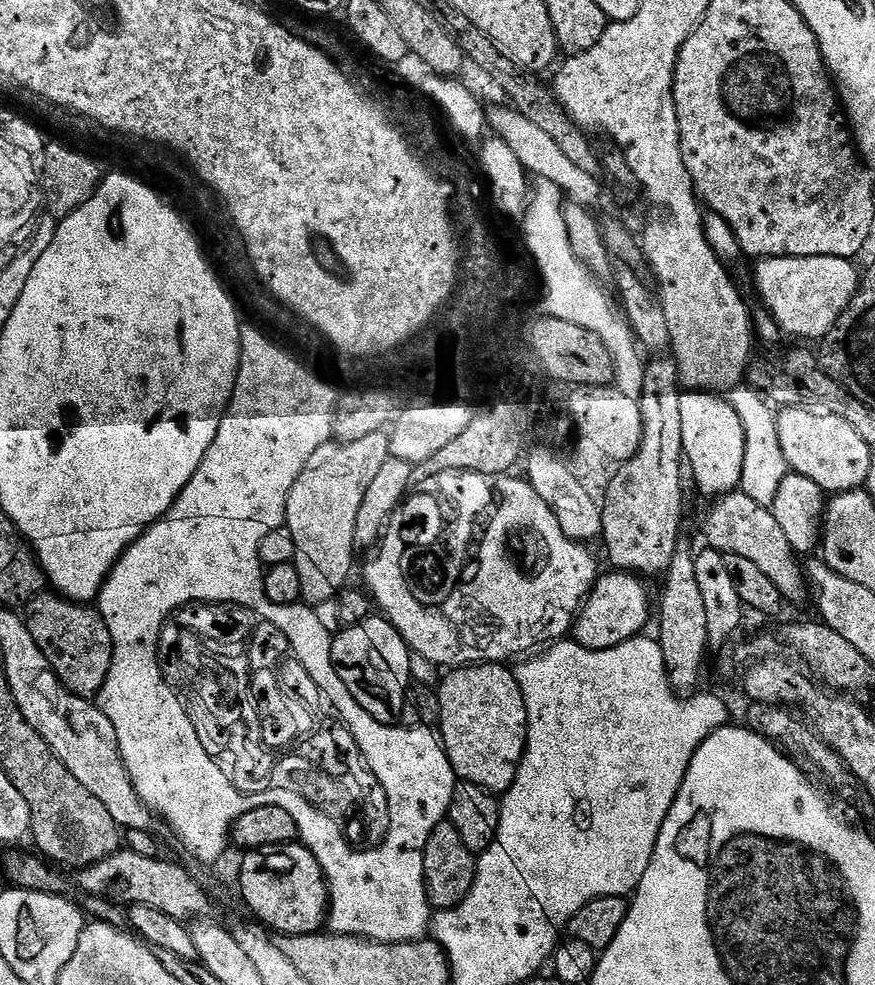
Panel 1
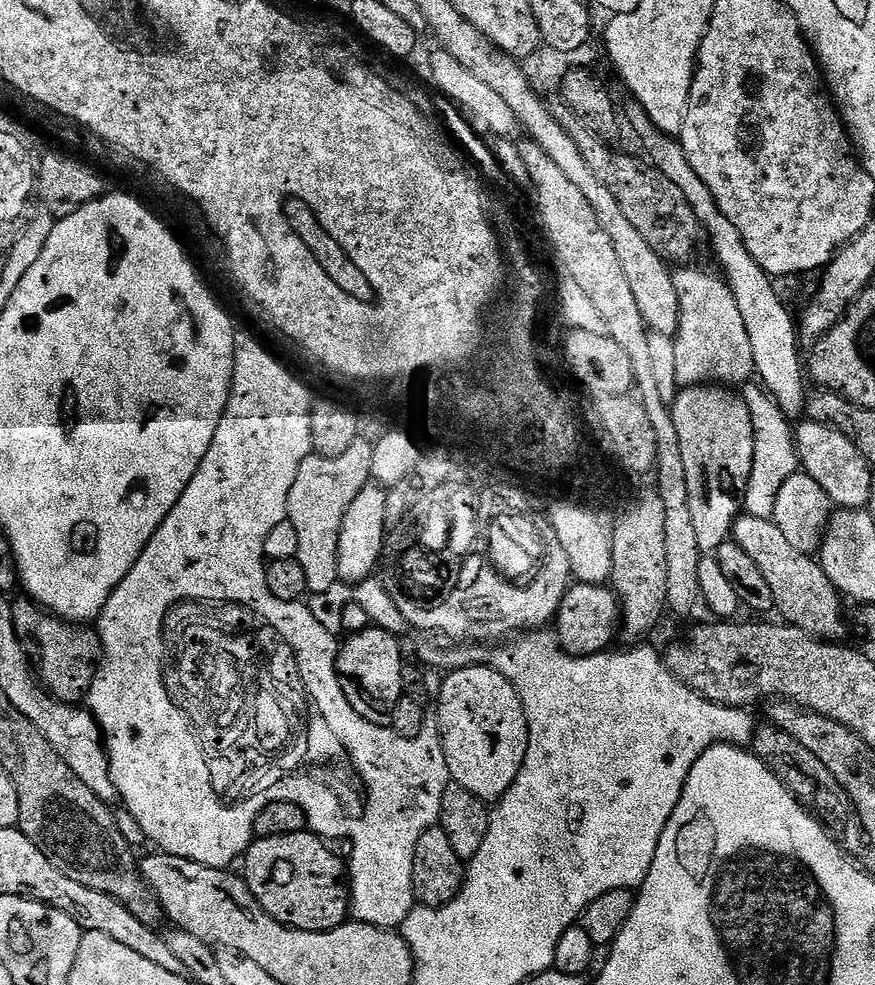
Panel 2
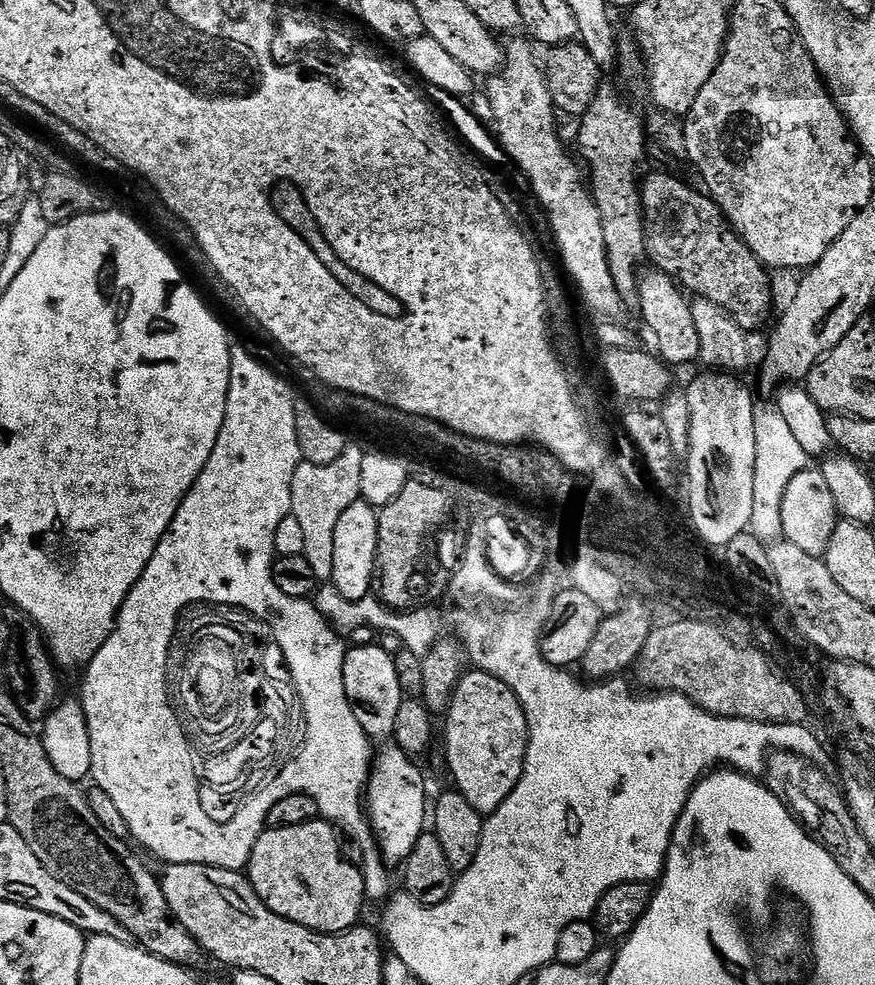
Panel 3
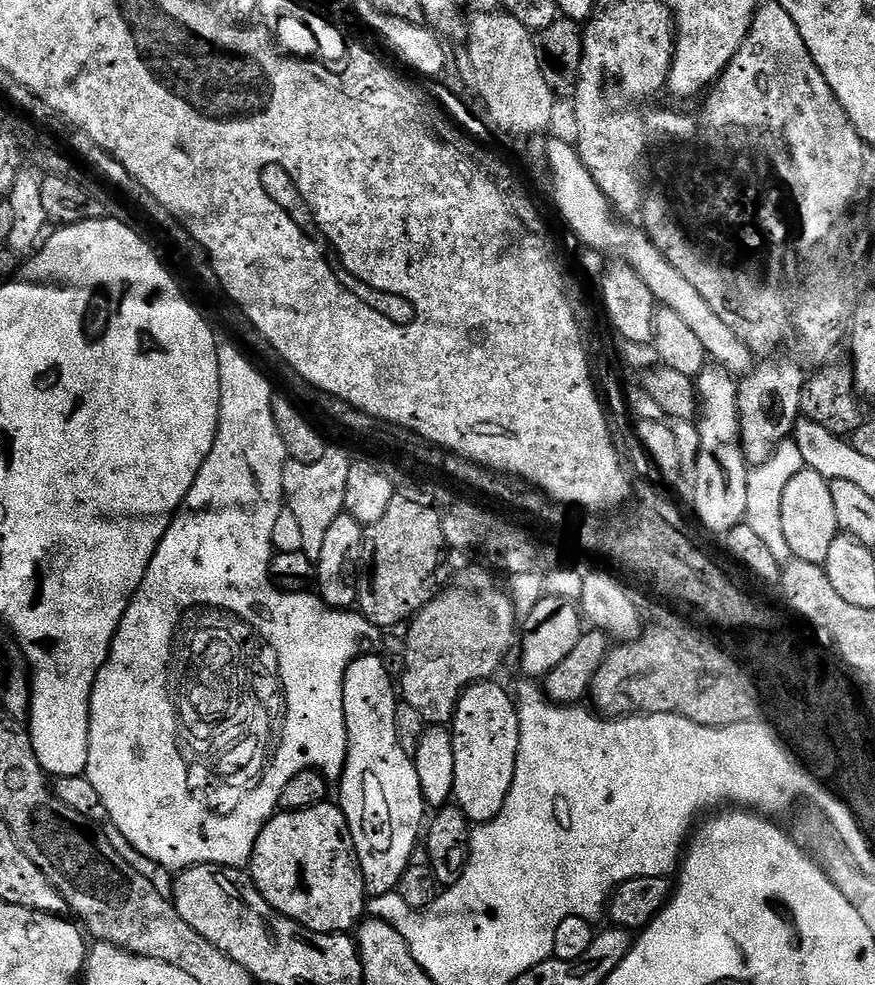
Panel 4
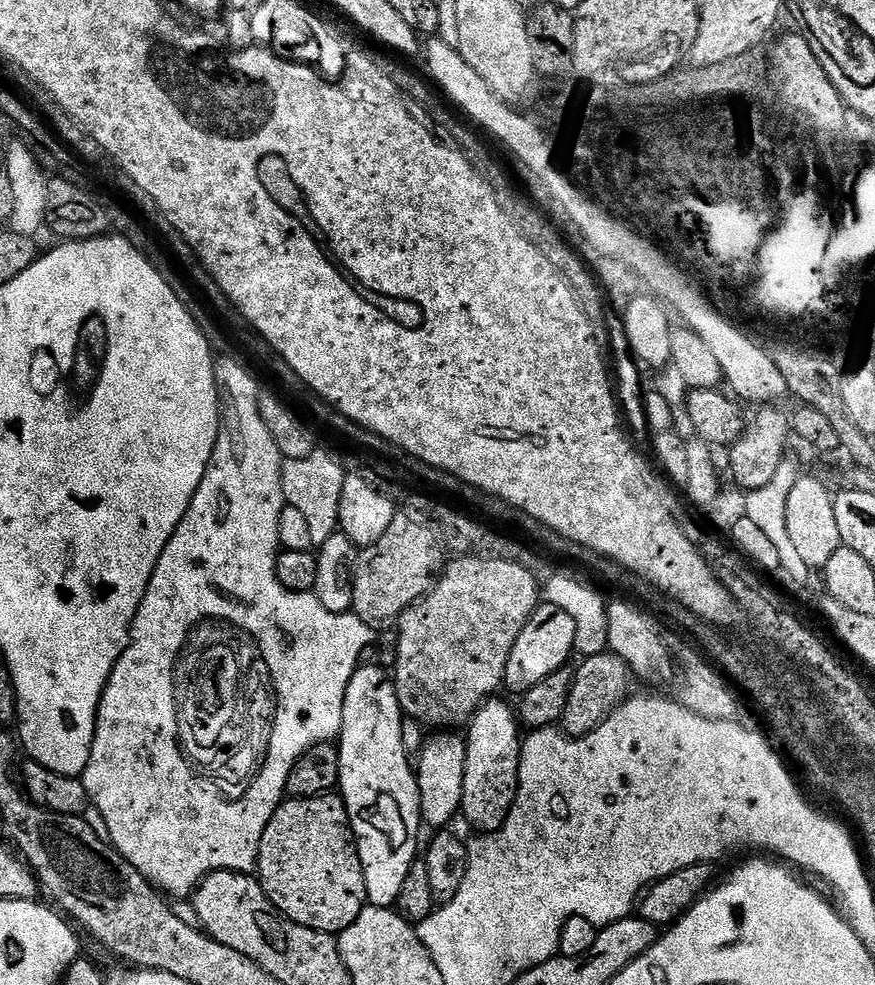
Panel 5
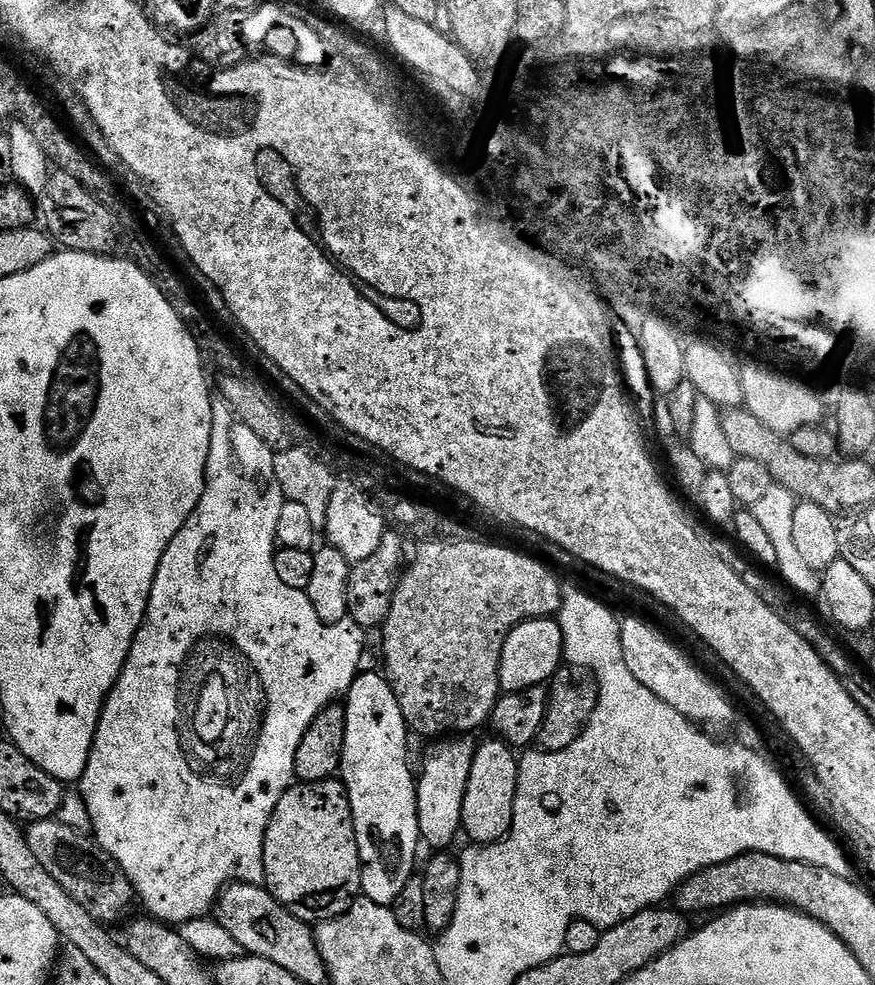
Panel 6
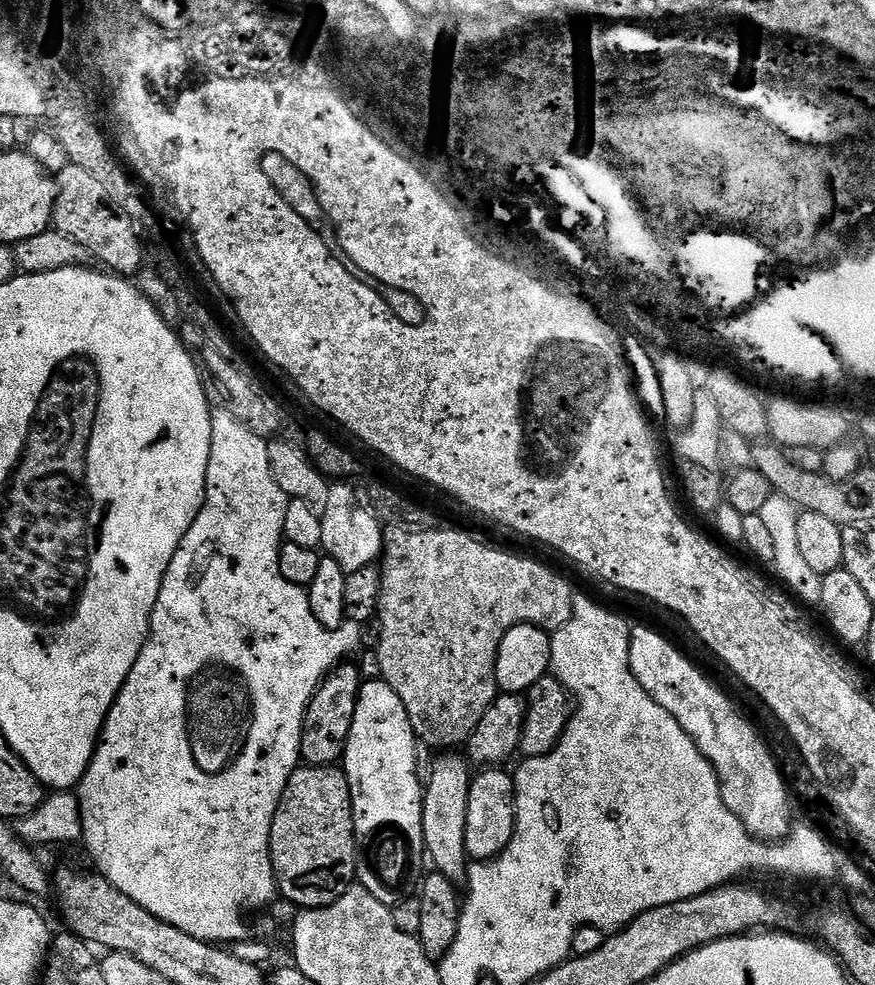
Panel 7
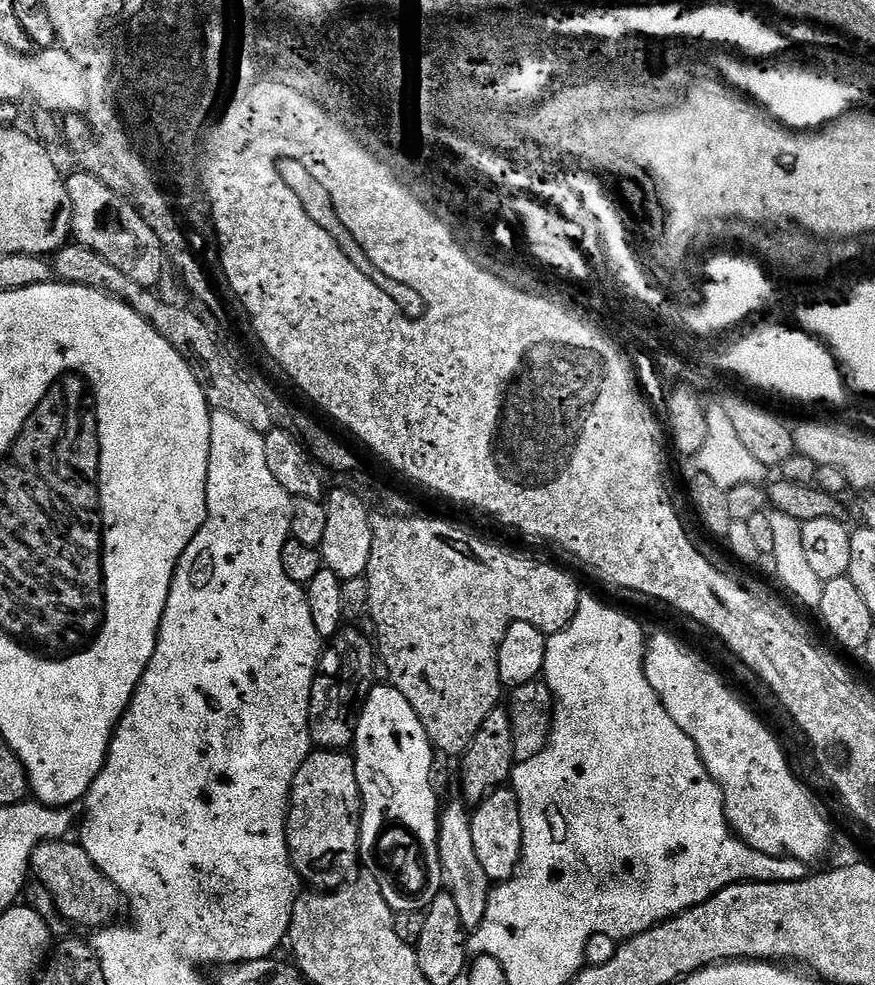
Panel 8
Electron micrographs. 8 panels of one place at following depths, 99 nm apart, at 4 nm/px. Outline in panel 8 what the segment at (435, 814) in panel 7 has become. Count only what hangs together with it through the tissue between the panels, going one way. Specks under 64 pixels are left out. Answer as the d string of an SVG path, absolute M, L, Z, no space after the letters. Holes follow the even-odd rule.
M463 802L446 804L441 811L439 824L439 859L442 862L443 874L447 891L457 904L457 911L461 917L465 931L473 932L486 916L486 907L492 889L492 881L482 867L474 847L471 833L471 811Z

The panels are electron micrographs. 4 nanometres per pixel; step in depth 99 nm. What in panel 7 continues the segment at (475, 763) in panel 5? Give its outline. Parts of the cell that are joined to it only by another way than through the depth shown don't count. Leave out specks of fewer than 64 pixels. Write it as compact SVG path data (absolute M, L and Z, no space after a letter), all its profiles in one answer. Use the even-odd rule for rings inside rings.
M493 766L471 777L469 801L466 802L465 849L473 861L492 860L506 846L516 829L516 782L511 771Z

